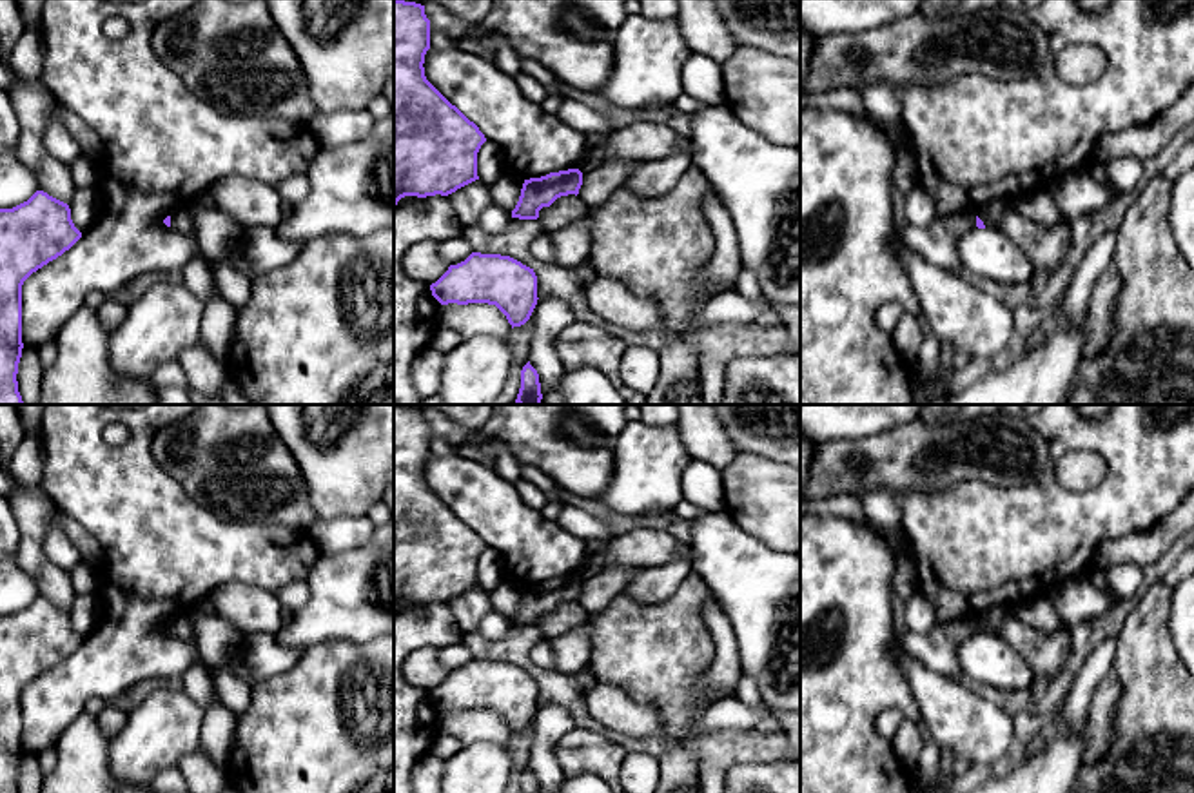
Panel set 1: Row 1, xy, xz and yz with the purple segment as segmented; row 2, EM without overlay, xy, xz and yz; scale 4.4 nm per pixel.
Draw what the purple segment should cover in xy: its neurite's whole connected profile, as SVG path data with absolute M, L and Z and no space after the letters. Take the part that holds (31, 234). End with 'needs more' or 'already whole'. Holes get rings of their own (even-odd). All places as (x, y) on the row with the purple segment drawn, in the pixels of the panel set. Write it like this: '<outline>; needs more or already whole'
M36 191L27 201L0 209L0 405L24 405L18 392L18 363L22 357L22 285L24 281L69 250L82 232L71 220L67 203Z; already whole

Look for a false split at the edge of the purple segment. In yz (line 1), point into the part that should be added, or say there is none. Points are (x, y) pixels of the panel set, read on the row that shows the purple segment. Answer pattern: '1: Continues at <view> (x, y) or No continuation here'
1: No continuation here

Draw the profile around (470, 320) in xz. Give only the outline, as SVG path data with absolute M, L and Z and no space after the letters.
M488 303L441 305L439 323L459 332L463 341L475 336L508 338L512 330L506 316Z

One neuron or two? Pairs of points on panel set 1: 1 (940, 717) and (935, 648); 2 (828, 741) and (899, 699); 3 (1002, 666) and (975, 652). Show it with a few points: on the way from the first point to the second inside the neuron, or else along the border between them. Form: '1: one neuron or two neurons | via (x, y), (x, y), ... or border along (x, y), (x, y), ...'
1: two neurons | border along (902, 646), (928, 668), (968, 685)
2: one neuron | via (846, 723), (870, 699), (880, 699)
3: one neuron | via (995, 663), (982, 657)

